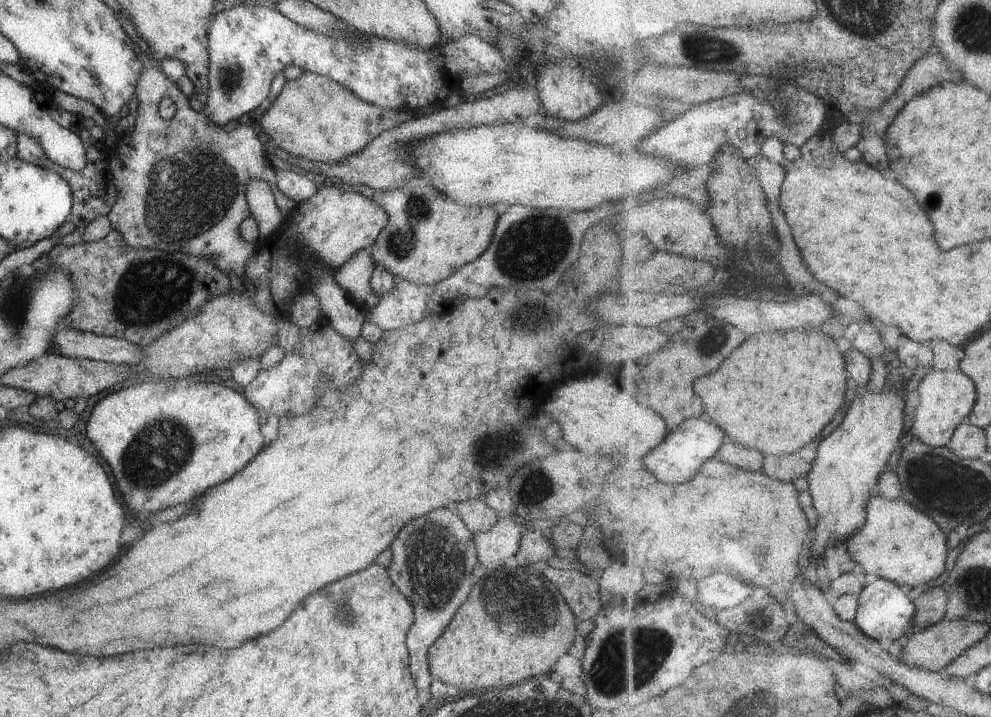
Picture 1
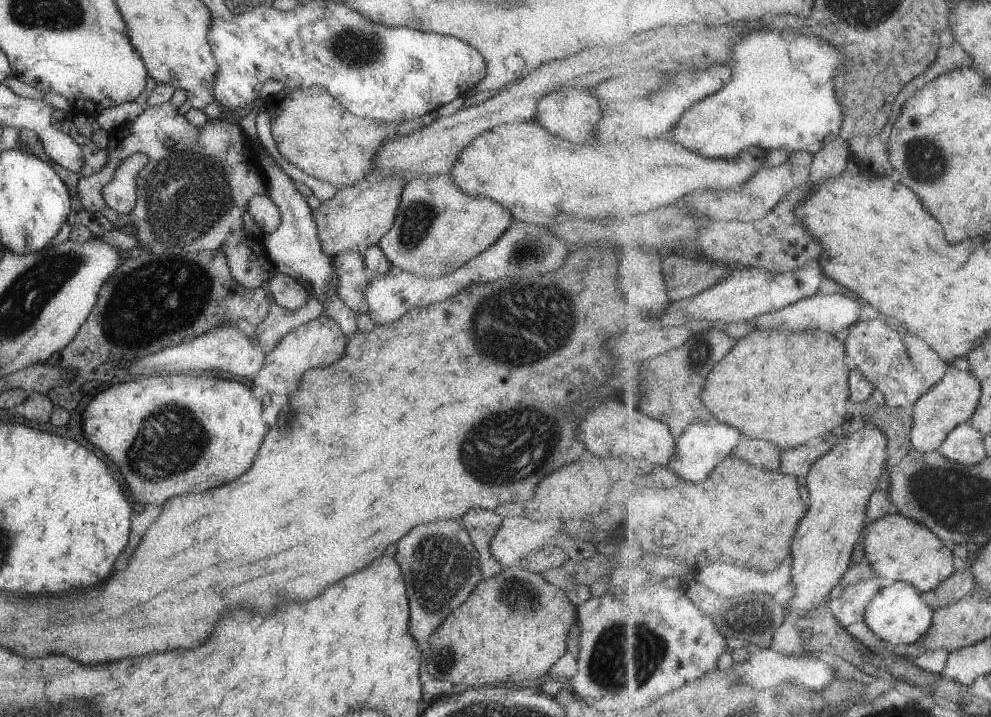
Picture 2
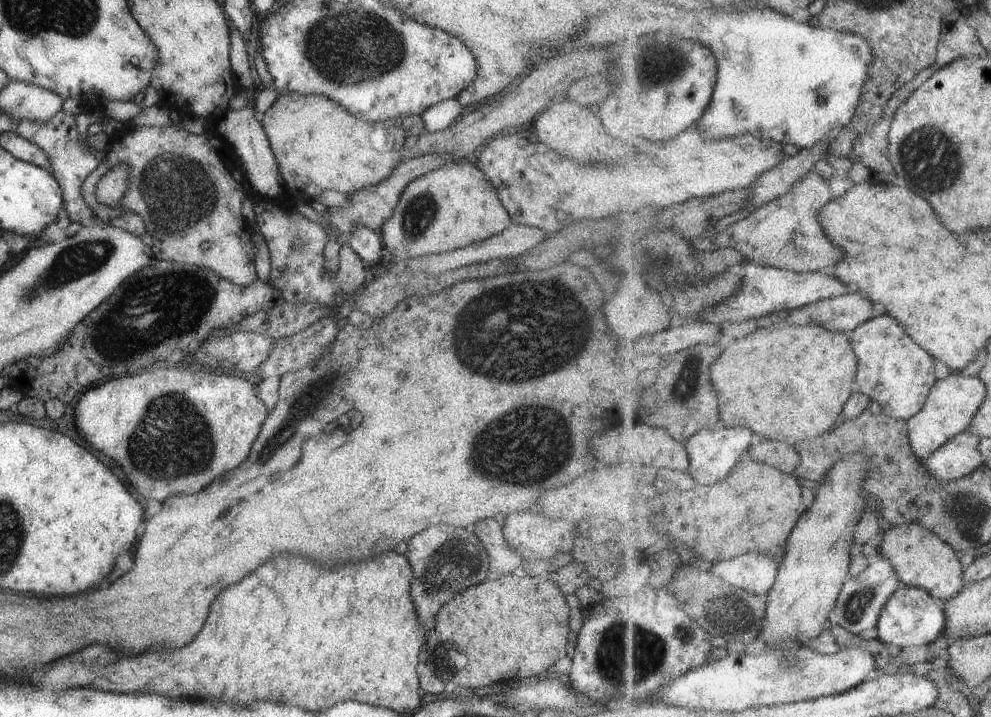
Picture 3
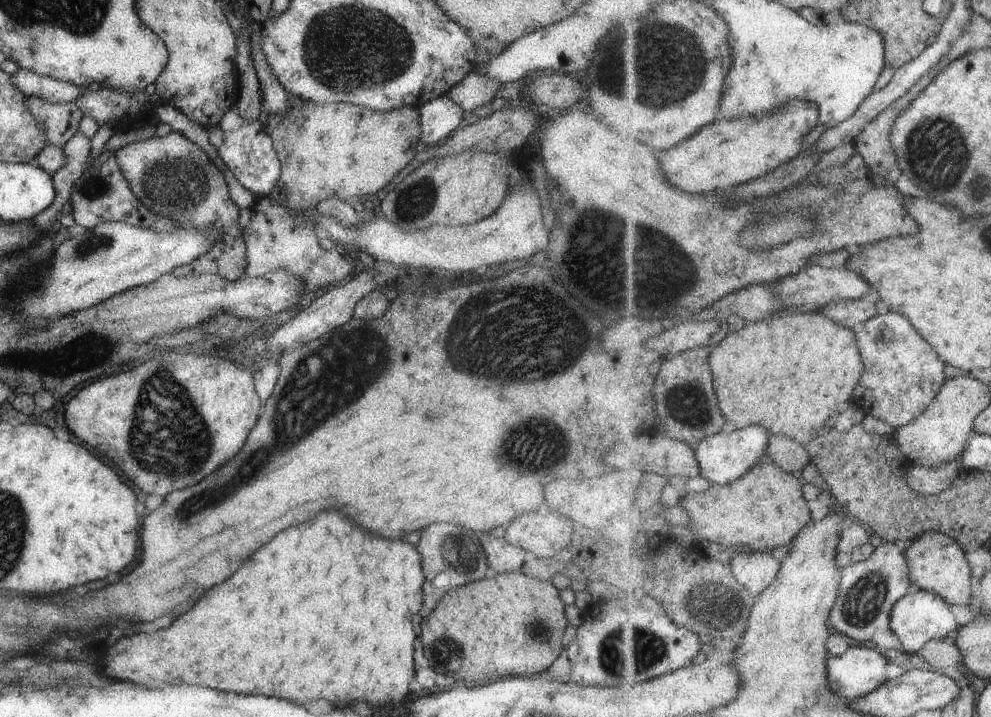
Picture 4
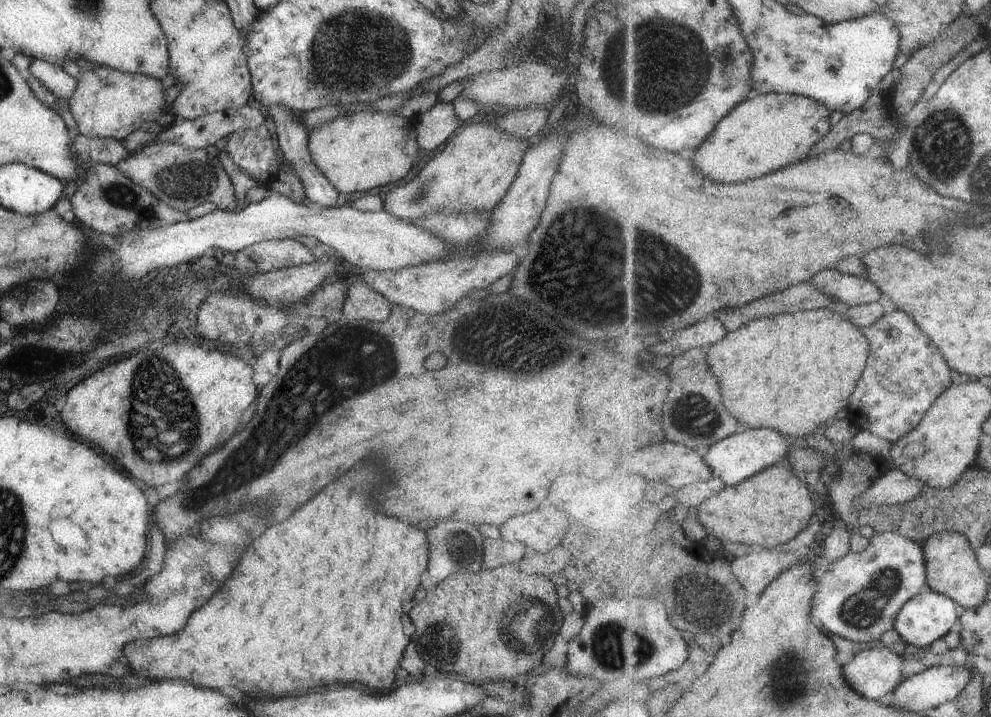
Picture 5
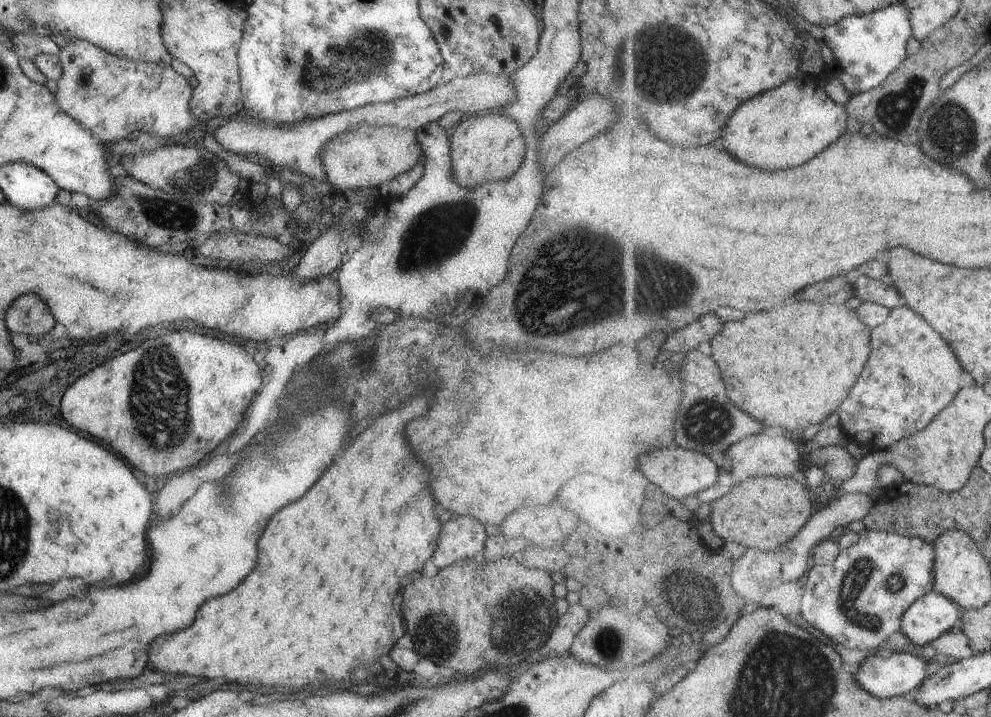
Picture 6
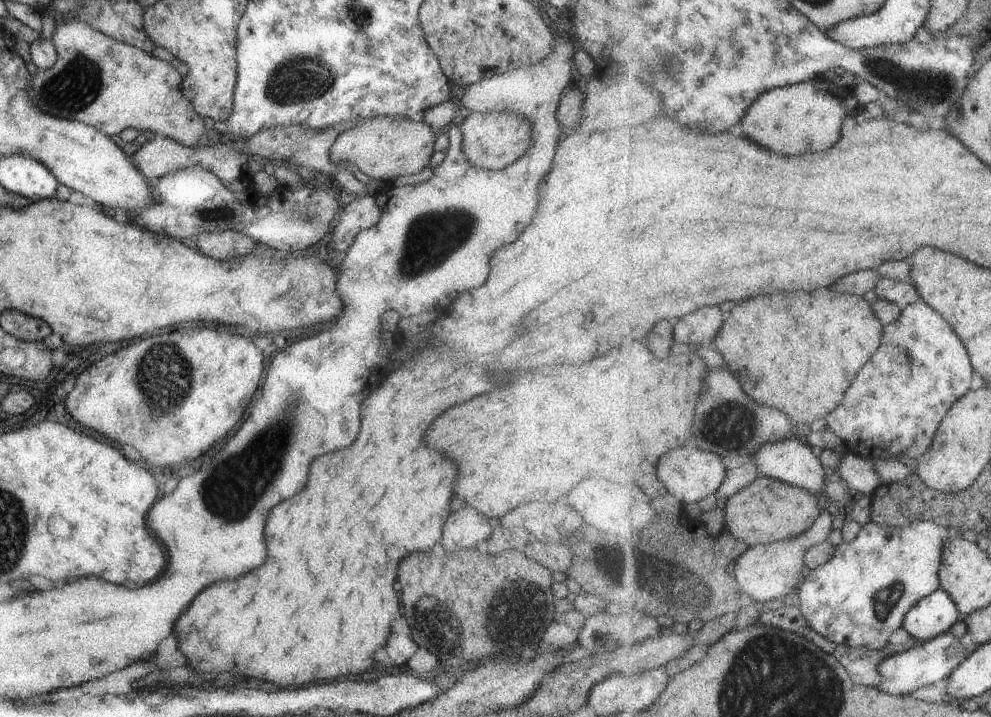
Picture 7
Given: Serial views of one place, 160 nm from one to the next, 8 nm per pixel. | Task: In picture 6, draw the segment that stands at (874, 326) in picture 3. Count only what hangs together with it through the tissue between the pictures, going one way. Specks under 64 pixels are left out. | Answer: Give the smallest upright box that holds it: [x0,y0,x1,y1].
[839,307,963,454]

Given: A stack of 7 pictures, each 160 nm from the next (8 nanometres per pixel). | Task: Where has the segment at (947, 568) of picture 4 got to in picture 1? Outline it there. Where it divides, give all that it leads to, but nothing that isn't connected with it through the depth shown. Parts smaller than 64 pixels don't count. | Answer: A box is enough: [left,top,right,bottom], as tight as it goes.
[845,493,949,590]

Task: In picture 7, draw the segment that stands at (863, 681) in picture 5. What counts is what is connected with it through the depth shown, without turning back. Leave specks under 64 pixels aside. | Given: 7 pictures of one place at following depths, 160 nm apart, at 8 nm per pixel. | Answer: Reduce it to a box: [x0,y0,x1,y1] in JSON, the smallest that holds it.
[878,632,966,696]

